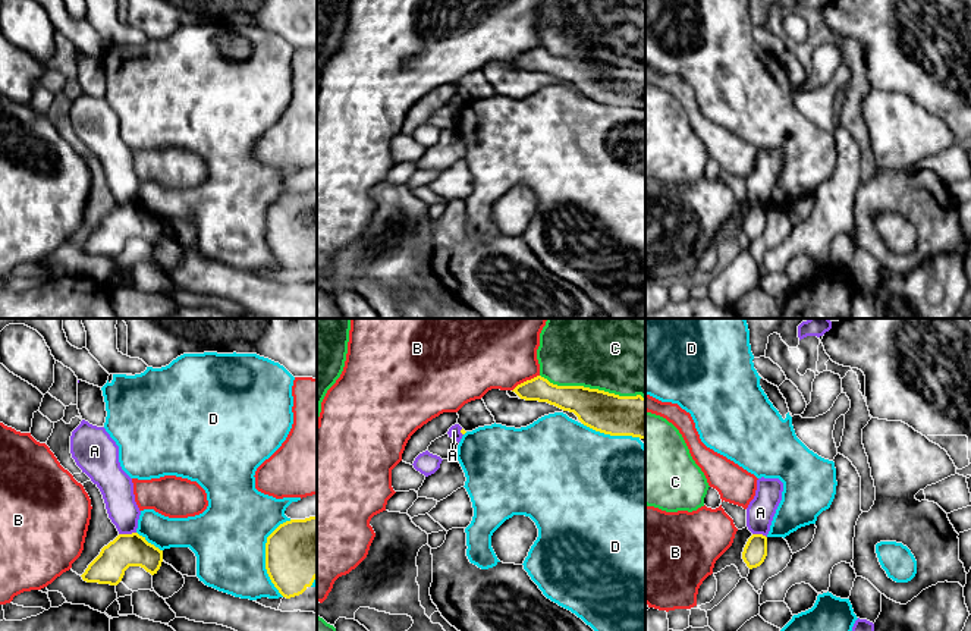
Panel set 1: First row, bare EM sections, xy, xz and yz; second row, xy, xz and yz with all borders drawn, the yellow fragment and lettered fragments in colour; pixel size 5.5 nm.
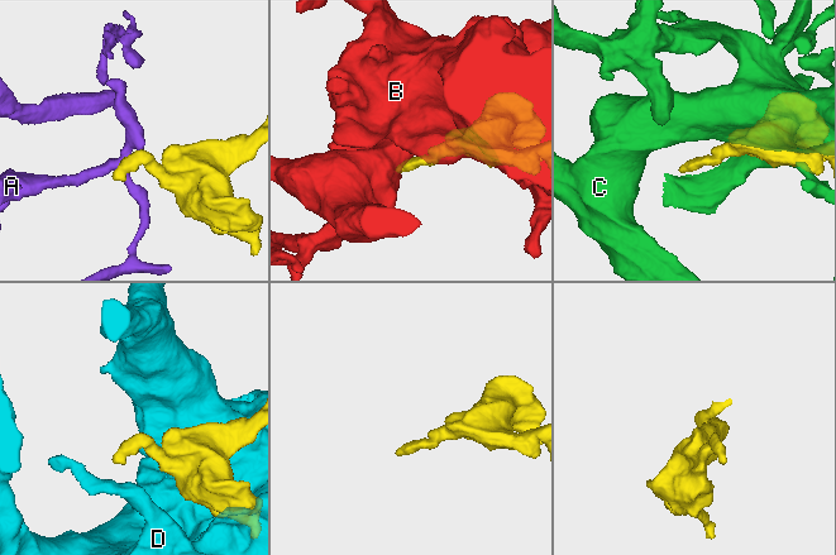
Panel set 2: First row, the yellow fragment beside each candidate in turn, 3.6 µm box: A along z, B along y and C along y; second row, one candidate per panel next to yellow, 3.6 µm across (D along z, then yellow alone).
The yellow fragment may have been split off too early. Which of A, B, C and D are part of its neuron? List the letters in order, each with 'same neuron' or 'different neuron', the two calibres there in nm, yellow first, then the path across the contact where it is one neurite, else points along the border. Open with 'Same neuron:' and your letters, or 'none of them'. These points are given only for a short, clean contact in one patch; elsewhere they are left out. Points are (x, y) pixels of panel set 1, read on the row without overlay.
Same neuron: none of them
A: different neuron; 180 nm thick on the yellow side, 180 nm on the other
B: different neuron; 140 nm thick on the yellow side, 340 nm on the other
C: different neuron; 220 nm thick on the yellow side, 360 nm on the other
D: different neuron; 340 nm thick on the yellow side, 400 nm on the other

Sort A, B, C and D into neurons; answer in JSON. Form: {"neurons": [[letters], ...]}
{"neurons": [["A"], ["B"], ["C"], ["D"]]}

